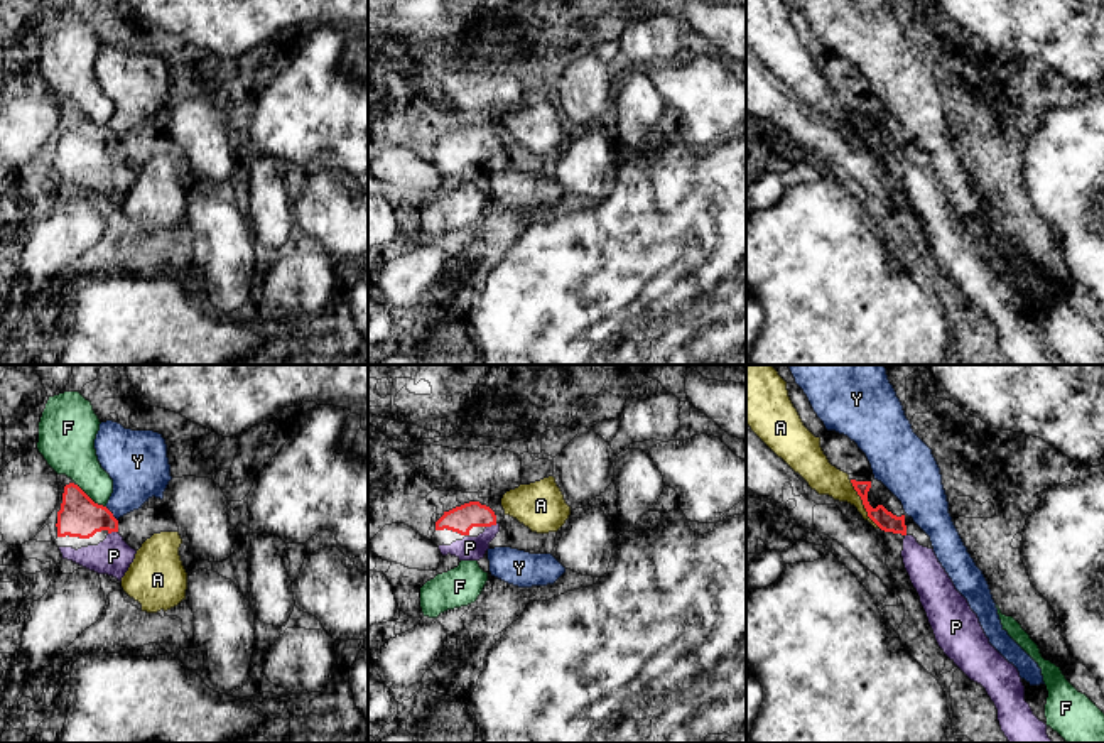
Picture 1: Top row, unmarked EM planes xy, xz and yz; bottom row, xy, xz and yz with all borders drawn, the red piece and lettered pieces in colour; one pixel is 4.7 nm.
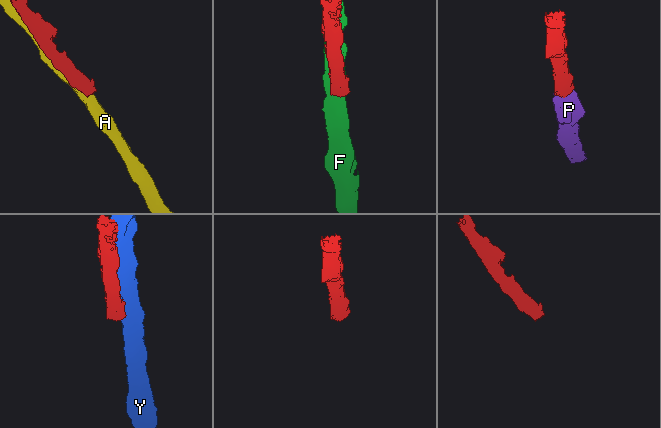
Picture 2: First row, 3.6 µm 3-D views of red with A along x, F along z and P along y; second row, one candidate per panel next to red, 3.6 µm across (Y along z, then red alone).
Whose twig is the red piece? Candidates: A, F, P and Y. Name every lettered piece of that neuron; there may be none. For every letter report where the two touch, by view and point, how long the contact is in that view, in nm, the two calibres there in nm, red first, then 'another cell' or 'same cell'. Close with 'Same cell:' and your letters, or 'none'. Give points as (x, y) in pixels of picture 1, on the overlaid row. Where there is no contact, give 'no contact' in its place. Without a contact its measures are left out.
A: yz (863, 504) | 280 nm | 90/150 nm | another cell
F: xy (90, 498) | 180 nm | 190/220 nm | another cell
P: xz (492, 524) | 60 nm | 130/110 nm | same cell
Y: xy (112, 514) | 90 nm | 190/280 nm | another cell
Same cell: P

